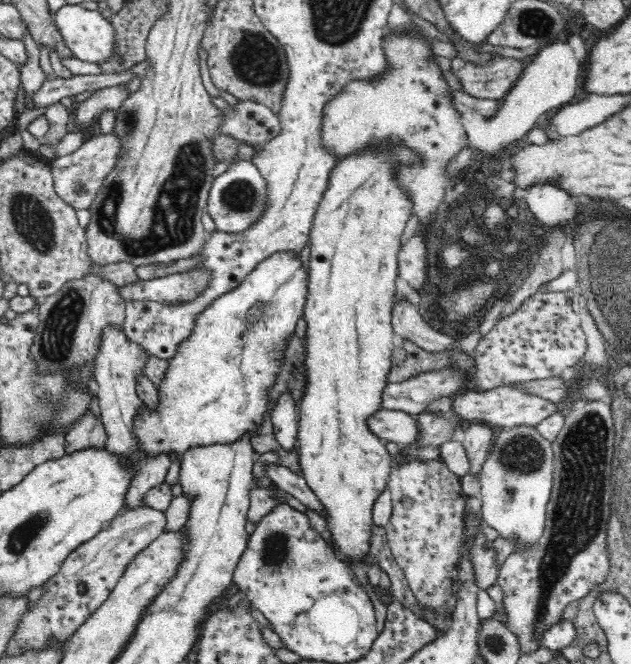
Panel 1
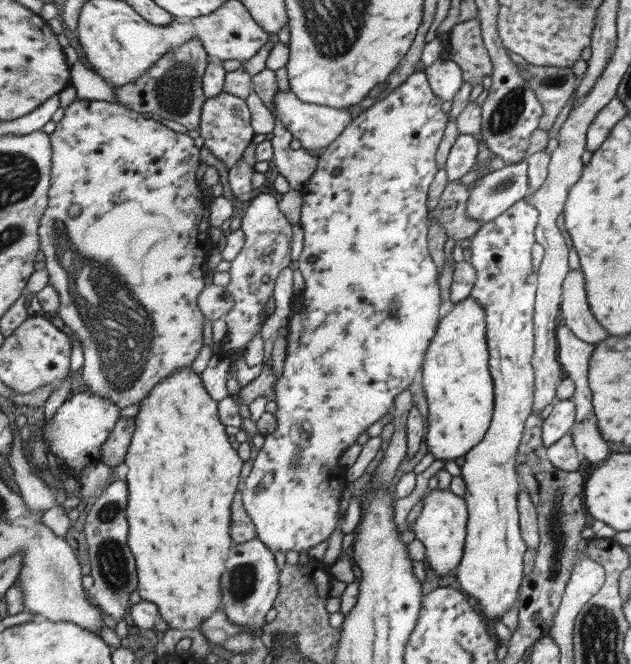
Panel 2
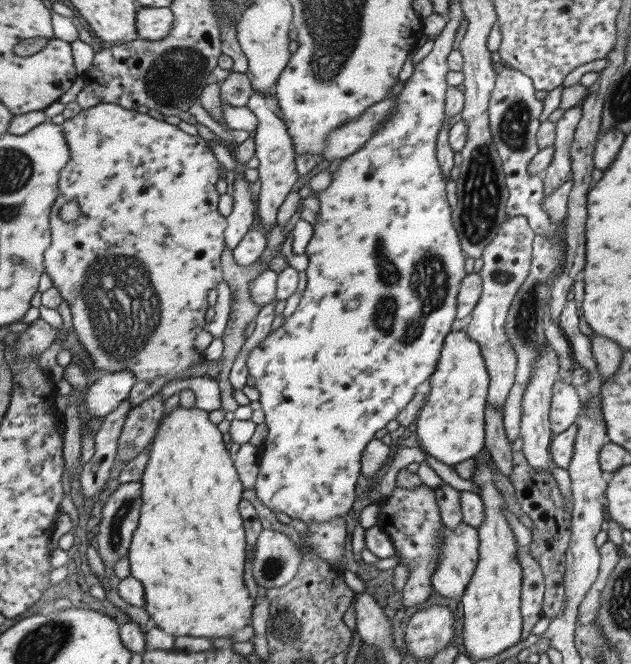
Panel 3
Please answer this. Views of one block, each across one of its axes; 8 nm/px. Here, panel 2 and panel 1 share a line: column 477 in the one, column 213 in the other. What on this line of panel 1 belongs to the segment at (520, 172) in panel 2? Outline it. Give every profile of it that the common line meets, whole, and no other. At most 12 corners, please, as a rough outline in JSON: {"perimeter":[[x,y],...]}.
{"perimeter":[[251,161],[212,182],[207,213],[240,234],[262,218],[269,186]]}

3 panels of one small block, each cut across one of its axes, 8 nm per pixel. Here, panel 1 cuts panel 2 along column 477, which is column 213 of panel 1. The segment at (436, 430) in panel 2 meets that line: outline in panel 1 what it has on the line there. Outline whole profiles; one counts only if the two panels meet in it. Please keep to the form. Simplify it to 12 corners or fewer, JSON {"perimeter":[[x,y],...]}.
{"perimeter":[[266,258],[195,320],[138,410],[143,454],[250,441],[308,296]]}

